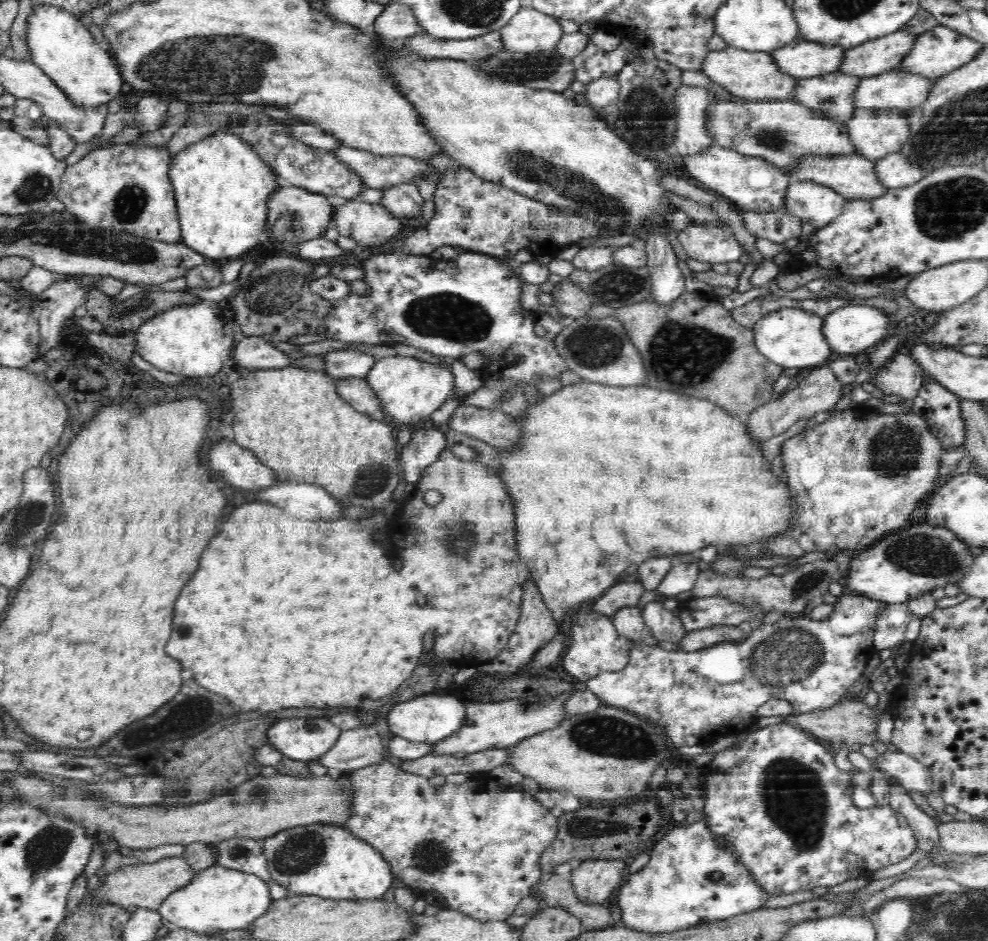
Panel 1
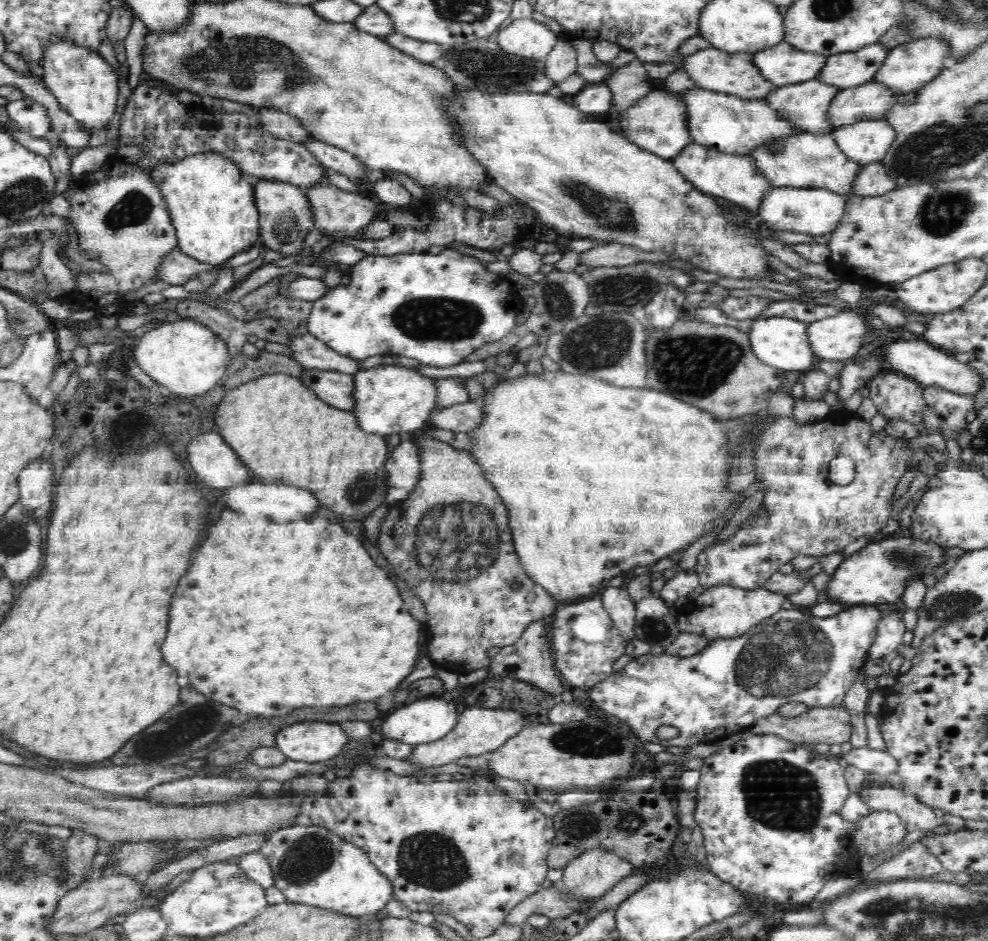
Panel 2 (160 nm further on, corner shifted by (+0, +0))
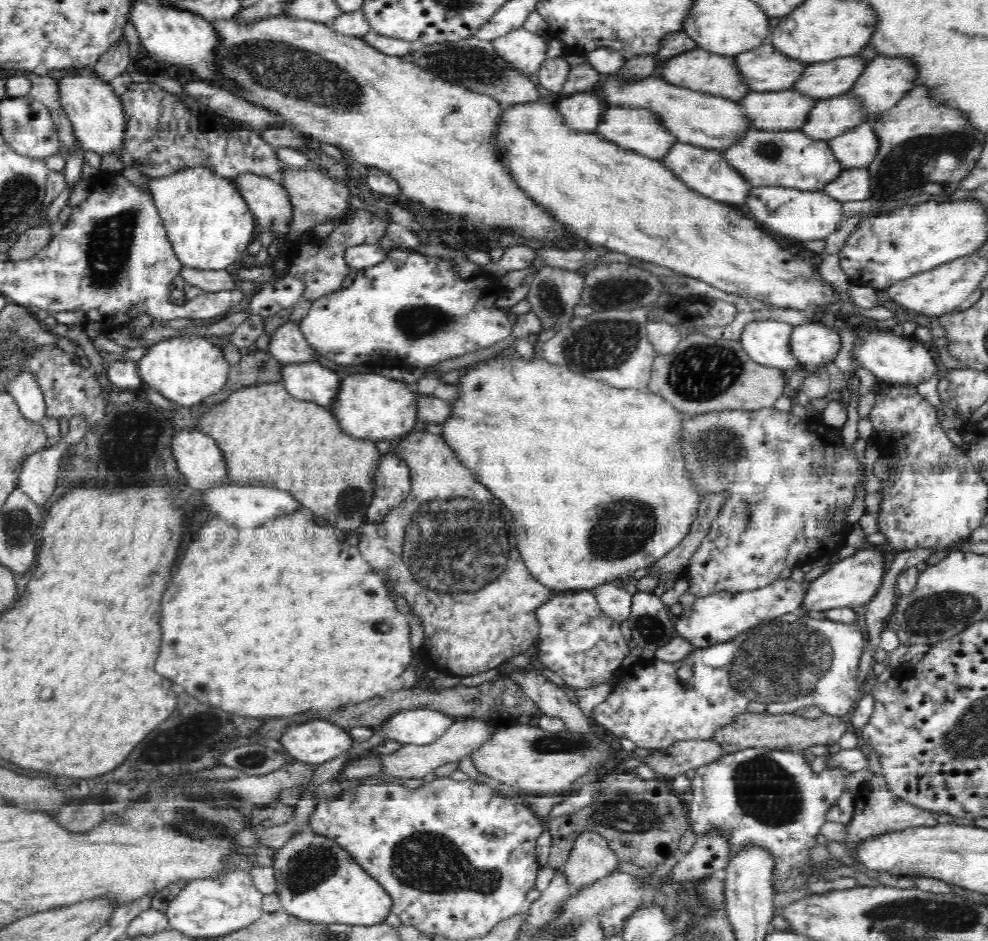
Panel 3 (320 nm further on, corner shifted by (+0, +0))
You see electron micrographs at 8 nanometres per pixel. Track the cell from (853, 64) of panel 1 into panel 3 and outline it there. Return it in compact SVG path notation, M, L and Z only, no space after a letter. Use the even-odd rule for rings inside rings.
M859 54L811 63L810 68L798 80L796 88L817 95L820 99L838 96L856 86L870 63L871 60Z

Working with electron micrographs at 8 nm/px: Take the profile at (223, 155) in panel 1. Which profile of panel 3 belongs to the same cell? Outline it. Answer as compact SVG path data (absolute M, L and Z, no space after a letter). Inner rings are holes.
M186 166L182 170L161 177L148 178L148 188L153 194L159 214L162 216L169 239L183 266L202 269L227 269L246 255L246 247L254 241L257 221L246 199L241 195L236 181L220 175L212 166Z

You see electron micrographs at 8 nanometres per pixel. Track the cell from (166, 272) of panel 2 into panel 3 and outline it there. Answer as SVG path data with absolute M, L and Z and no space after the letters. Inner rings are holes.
M182 265L178 273L186 284L198 286L204 291L218 292L218 290L230 290L236 284L236 280L228 271L228 268L212 270Z

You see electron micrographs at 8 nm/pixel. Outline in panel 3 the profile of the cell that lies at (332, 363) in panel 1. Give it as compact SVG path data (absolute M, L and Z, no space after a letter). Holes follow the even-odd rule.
M288 322L271 336L269 351L286 365L318 363L322 358L320 351L308 342L299 325Z

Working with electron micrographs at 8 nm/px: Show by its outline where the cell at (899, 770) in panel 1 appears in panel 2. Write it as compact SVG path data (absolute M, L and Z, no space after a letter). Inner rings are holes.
M870 747L852 749L849 753L841 756L844 765L854 765L868 774L875 773L881 780L890 774L900 774L900 761L887 750L873 750Z

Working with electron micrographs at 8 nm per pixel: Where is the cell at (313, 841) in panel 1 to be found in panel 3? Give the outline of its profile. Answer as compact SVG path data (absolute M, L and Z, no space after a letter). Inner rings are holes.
M309 828L295 831L282 846L276 848L272 860L271 867L276 877L275 894L282 900L283 910L298 918L330 924L372 925L384 921L391 912L393 900L386 887L382 886L350 851L322 833Z

